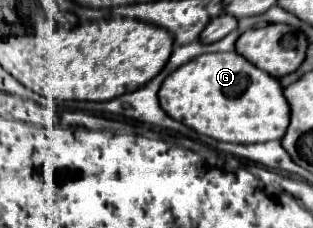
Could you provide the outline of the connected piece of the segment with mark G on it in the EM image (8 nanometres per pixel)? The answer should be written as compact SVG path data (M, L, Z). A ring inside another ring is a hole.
M236 51L206 53L178 67L172 75L164 79L158 91L158 101L168 117L184 123L186 127L202 135L208 135L224 143L264 143L272 139L282 139L288 127L288 119L290 119L290 107L282 95L282 87L278 79L272 79L268 73L254 67L250 61L240 57Z

